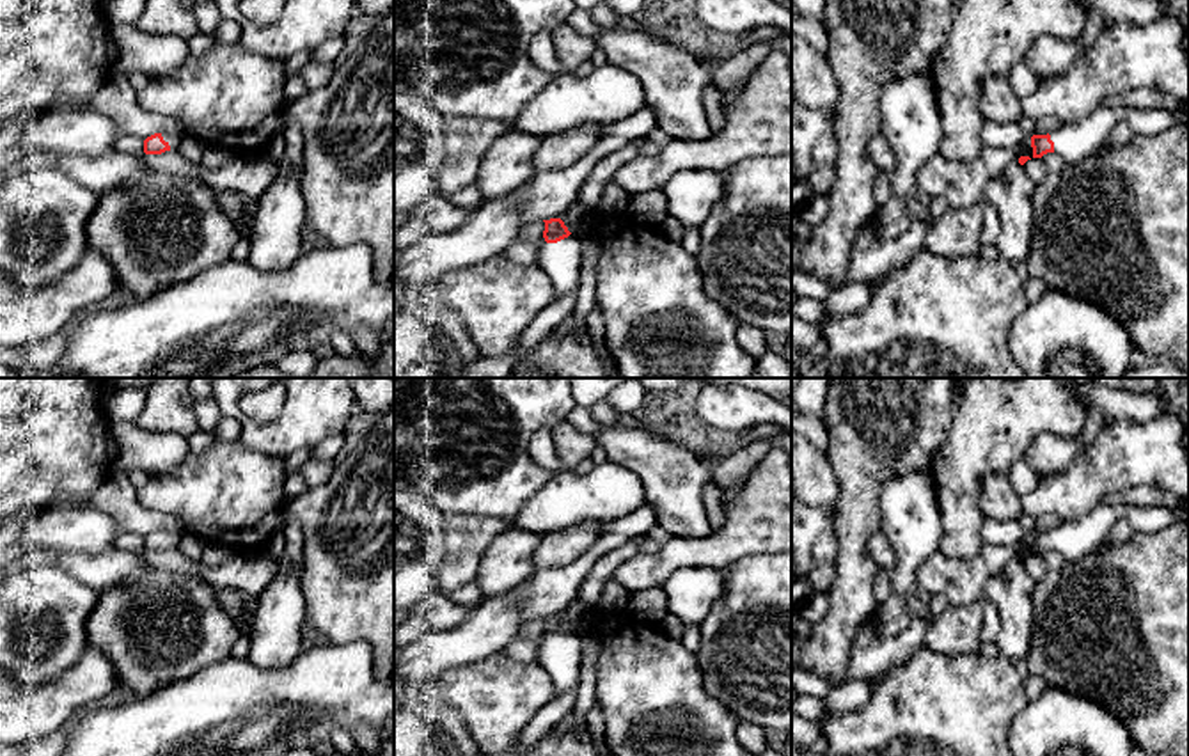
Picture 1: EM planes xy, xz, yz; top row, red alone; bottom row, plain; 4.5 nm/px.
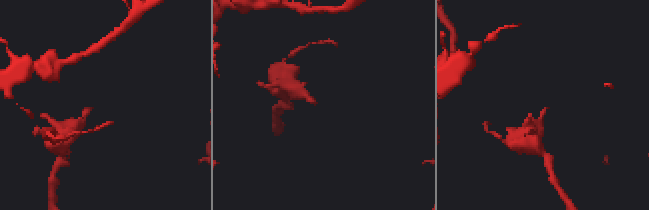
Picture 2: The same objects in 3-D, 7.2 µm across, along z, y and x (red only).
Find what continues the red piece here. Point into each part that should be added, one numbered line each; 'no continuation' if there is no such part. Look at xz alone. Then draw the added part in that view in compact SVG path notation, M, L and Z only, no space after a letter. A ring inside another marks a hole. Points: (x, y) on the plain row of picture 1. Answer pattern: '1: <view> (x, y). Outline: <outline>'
1: xz (559, 659). Outline: M573 632L557 641L543 642L539 664L548 673L559 694L577 689L580 658L582 642Z

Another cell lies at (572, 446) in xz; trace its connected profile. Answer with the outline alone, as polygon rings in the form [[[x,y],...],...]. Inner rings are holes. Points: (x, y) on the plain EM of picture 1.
[[[566,421],[550,428],[550,438],[566,469],[573,469],[579,461],[589,458],[596,445],[591,435],[575,429]]]

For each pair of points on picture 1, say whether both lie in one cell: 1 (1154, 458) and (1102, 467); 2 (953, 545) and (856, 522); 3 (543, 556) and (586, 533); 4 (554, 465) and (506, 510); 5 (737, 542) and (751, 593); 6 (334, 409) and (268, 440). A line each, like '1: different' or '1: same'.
1: same
2: different
3: same
4: different
5: different
6: same

